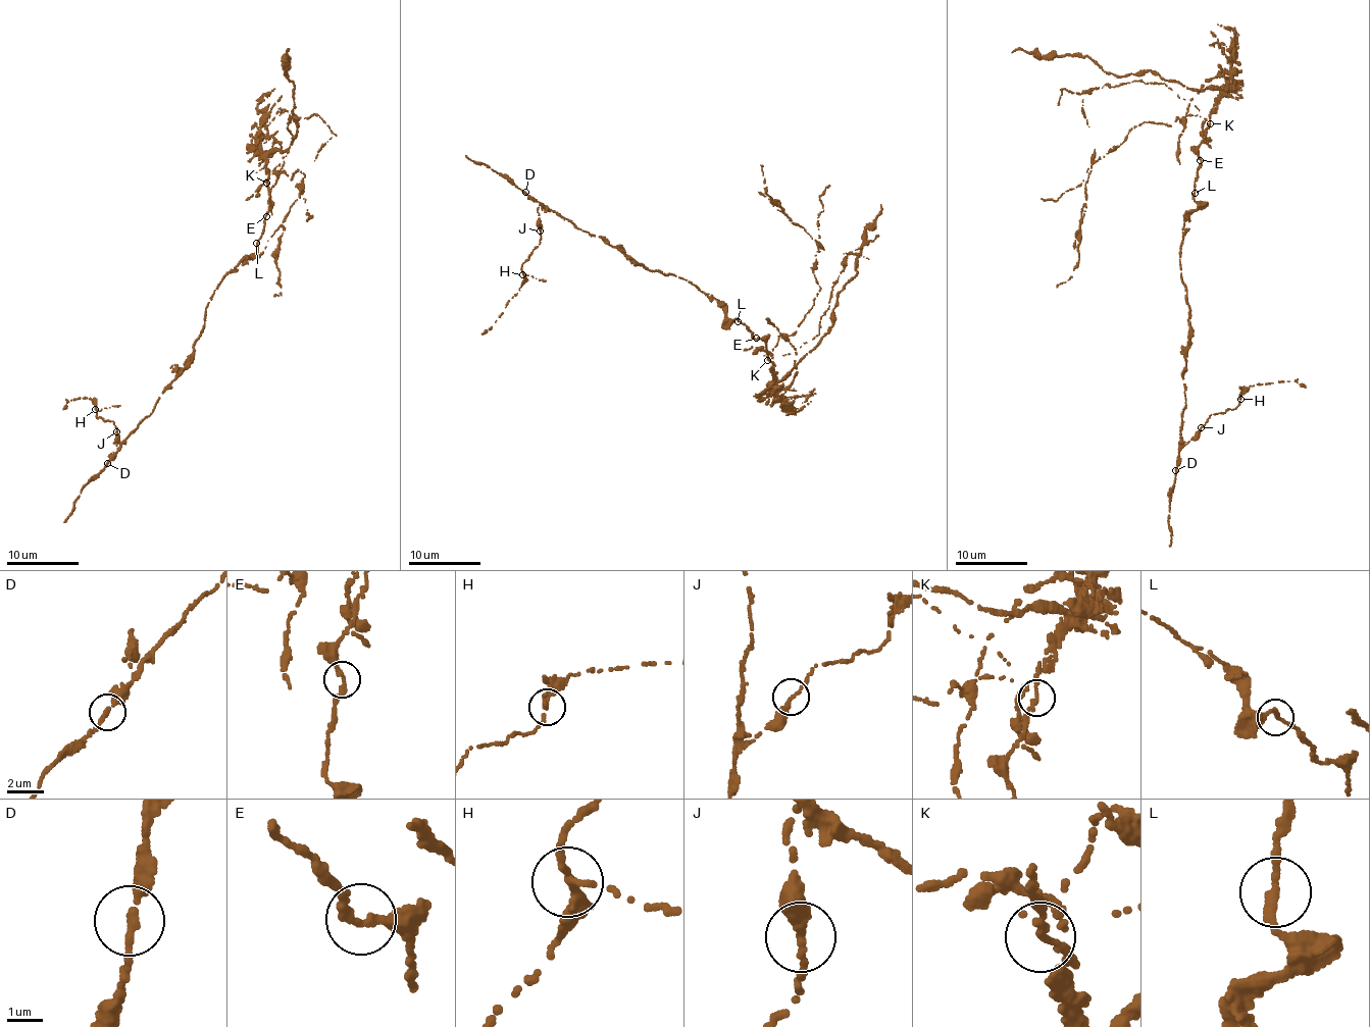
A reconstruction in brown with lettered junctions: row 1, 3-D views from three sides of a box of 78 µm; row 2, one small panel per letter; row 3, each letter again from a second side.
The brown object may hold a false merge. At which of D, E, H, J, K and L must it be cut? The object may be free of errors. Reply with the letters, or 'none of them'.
K

